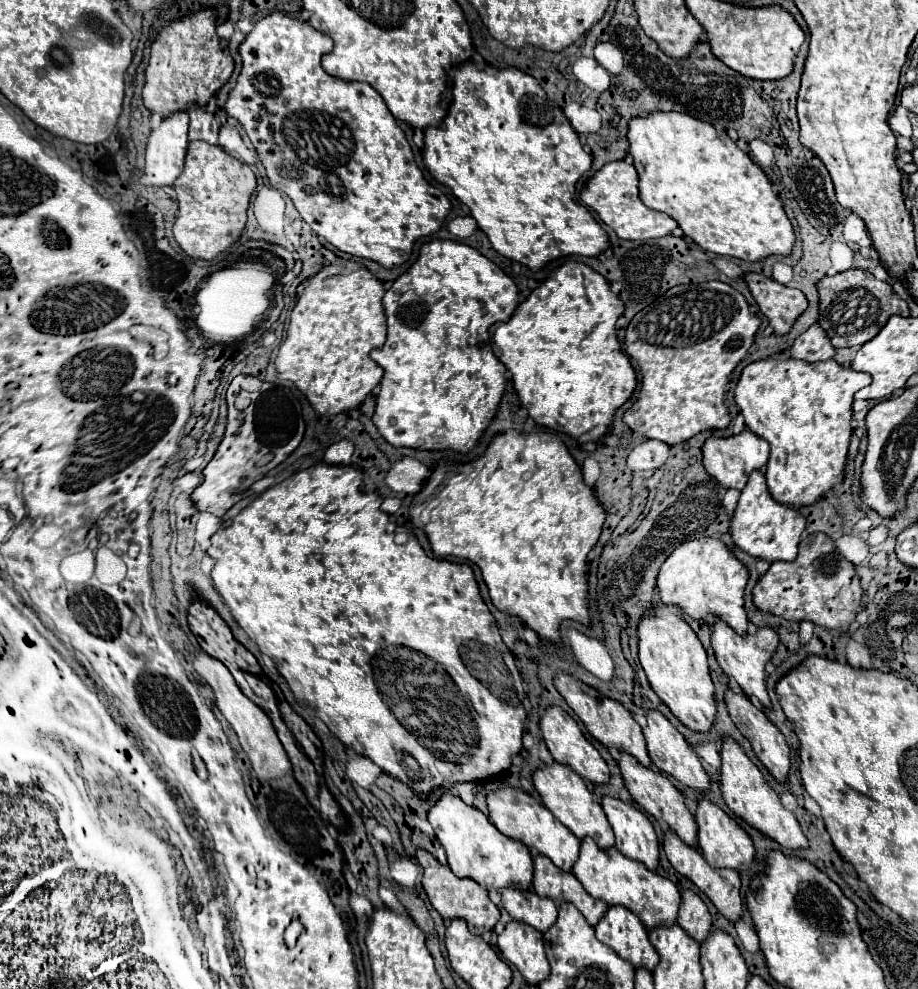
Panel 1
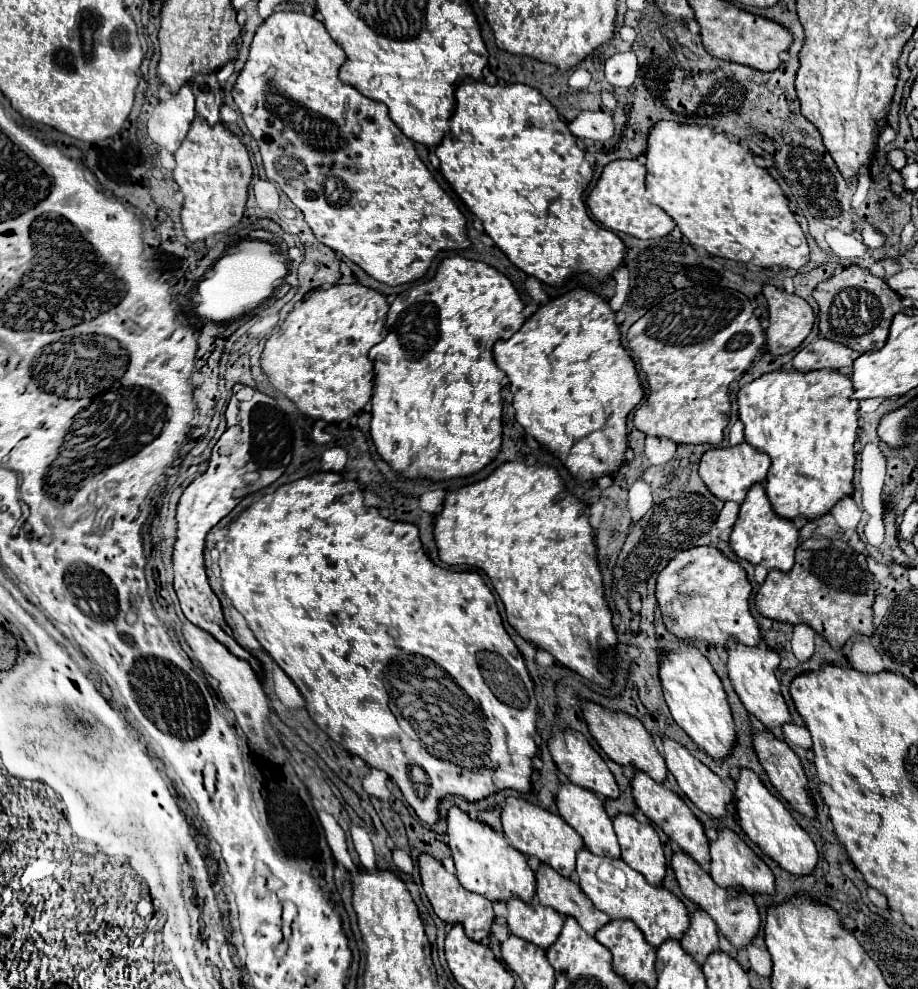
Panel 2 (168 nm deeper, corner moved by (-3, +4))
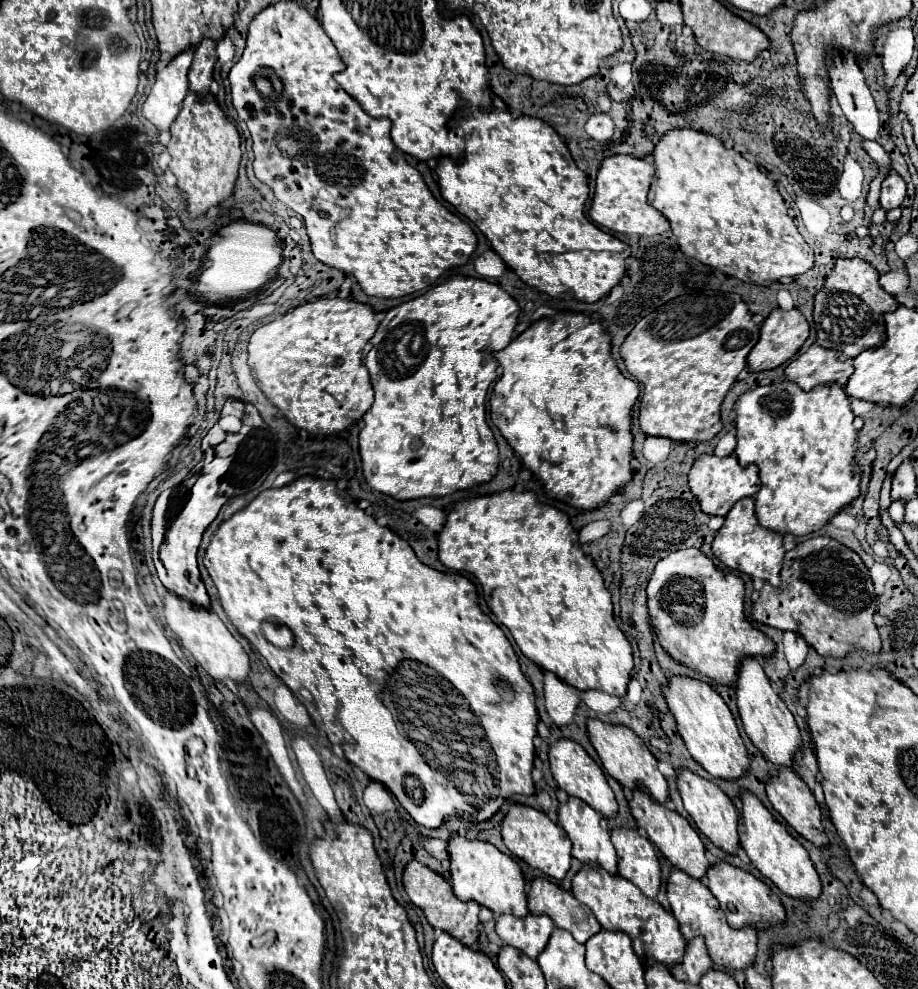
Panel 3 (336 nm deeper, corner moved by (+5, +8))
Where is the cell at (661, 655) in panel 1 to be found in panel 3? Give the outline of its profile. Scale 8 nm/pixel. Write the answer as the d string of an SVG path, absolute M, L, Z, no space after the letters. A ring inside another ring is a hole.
M672 677L664 687L664 697L676 717L678 731L690 751L690 755L712 775L718 779L740 779L748 773L750 759L744 747L744 741L738 733L736 721L722 701L722 697L706 683L688 677Z

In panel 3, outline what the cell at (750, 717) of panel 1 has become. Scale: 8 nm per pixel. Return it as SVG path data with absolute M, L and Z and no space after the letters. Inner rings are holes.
M778 767L778 775L772 777L772 779L768 779L768 783L766 783L766 793L768 793L768 799L770 799L772 807L784 817L784 821L798 835L802 835L804 839L808 839L816 847L828 847L828 837L826 837L824 827L822 827L820 807L818 807L816 799L812 797L808 785L794 771L784 769L784 767Z

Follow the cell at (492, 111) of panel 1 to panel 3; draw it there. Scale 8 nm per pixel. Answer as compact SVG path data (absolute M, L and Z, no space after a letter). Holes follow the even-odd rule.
M492 109L488 113L482 113L482 111L474 111L472 115L458 115L458 117L452 117L454 120L454 128L450 128L450 149L452 151L458 151L458 159L440 159L438 161L438 177L440 177L440 191L442 191L442 197L464 217L468 217L484 235L486 239L490 241L492 249L502 257L502 261L516 271L516 275L530 287L550 295L550 297L558 297L558 299L572 299L576 295L576 301L582 301L582 303L596 303L600 301L602 297L606 297L618 283L620 279L624 277L626 273L626 259L630 257L630 247L626 243L622 243L620 239L616 239L614 235L598 229L590 219L586 219L584 215L584 205L588 201L588 177L584 171L580 171L566 147L566 143L558 137L556 131L552 131L550 125L546 125L544 121L540 119L532 119L532 117L518 117L514 119L510 115L510 111L498 111L498 109Z

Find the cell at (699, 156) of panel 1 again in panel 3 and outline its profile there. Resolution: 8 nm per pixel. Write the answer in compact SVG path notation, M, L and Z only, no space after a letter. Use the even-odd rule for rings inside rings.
M694 129L668 131L654 149L654 167L656 173L648 193L648 203L670 221L672 233L686 257L740 281L764 287L782 279L794 279L814 267L814 251L798 233L776 183L740 153L726 149L720 139Z

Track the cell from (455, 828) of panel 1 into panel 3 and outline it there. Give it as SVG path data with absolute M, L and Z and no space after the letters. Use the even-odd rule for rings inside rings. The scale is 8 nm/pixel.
M458 835L450 839L448 853L450 853L452 889L458 899L476 901L478 905L490 909L494 915L510 913L514 917L524 917L528 913L522 869L512 857L500 853L490 843L460 839Z

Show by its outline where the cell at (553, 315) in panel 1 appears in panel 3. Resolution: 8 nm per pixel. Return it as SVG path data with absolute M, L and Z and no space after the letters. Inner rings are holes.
M580 313L540 319L512 339L506 349L498 351L496 359L502 367L502 377L490 395L490 419L512 451L540 479L548 497L582 511L592 511L608 503L612 495L632 481L632 409L640 387L618 371L610 355L610 335L600 323L592 323L590 317Z

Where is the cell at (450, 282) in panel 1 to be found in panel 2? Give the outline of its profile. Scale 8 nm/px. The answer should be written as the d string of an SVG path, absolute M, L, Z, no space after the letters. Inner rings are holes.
M462 255L444 257L432 279L412 285L404 293L396 295L396 299L390 305L388 319L386 319L388 335L384 337L384 341L380 341L378 345L374 345L370 349L370 359L374 363L374 397L372 397L372 429L370 429L370 433L372 433L374 445L380 453L380 457L384 461L388 461L394 471L398 471L410 479L424 475L428 479L440 481L440 479L474 475L496 457L500 443L502 443L502 395L500 395L500 391L502 391L502 379L506 373L500 371L500 367L496 367L492 347L498 339L508 339L522 327L522 323L524 323L522 309L524 309L524 303L522 303L518 291L514 289L512 281L504 273L500 273L498 269L494 269L488 263L466 259Z

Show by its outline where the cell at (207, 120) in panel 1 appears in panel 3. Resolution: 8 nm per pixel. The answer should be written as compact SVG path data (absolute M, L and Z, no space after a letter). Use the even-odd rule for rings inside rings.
M212 39L200 41L200 45L196 47L196 53L194 53L190 73L188 73L190 89L194 93L198 93L202 97L208 95L208 87L212 83L214 63L216 63L216 41L212 41Z

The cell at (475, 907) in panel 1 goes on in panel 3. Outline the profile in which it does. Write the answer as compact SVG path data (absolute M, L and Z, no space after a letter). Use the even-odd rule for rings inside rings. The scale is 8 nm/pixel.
M410 861L406 871L404 871L402 883L404 883L404 889L406 889L408 897L410 897L410 901L424 911L428 923L434 929L450 933L452 937L456 937L466 947L470 947L472 943L478 941L478 923L480 923L478 921L478 911L480 911L480 905L476 905L474 901L468 901L468 903L460 901L454 895L450 883L442 875L434 873L432 869L428 869L426 865L422 865L418 861Z

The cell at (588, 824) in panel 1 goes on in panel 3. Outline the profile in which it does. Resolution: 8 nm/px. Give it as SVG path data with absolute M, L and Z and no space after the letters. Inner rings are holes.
M570 797L560 805L558 821L572 841L572 857L580 863L596 863L610 875L616 873L616 851L610 833L602 827L602 815L584 801Z

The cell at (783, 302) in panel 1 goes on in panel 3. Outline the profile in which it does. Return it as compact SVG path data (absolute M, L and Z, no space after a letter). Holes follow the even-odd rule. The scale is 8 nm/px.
M774 309L762 323L760 341L748 355L748 371L768 371L790 361L808 339L808 323L798 309Z

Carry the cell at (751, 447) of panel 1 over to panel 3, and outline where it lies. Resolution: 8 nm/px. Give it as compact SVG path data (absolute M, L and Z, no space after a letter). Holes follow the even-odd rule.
M702 455L688 473L688 485L690 485L692 495L698 499L700 509L706 515L722 515L722 517L728 515L728 511L732 509L732 505L736 501L740 501L744 497L754 497L762 487L756 465L748 465L744 469L744 467L740 467L740 463L736 461L734 455L722 457L722 459L716 455Z

